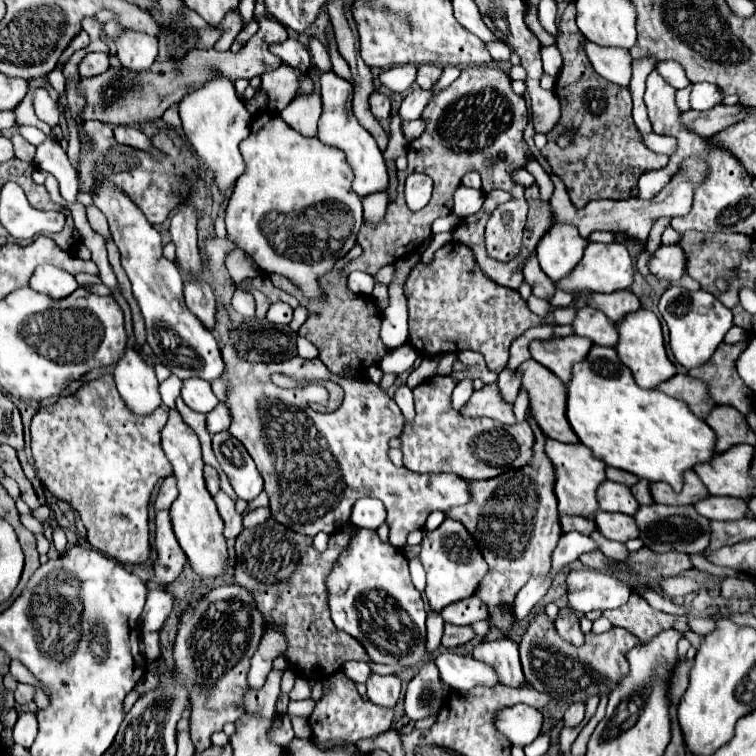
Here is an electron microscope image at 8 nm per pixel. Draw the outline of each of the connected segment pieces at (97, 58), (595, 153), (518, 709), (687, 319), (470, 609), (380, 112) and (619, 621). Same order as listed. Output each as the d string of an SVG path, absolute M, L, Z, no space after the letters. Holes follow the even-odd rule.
M90 52L78 64L80 78L92 78L108 70L108 52Z
M574 2L566 6L558 30L560 36L556 46L562 52L564 66L558 74L554 92L562 104L562 118L554 132L548 134L548 144L540 150L540 154L548 160L552 172L564 180L568 196L576 208L584 208L588 202L598 198L630 198L640 174L664 168L668 164L668 156L656 154L642 144L640 132L632 120L630 92L594 72L582 48L582 40L586 38L576 26ZM566 132L572 132L572 142L566 148L556 148L556 140Z
M516 704L498 710L494 722L498 732L504 734L512 744L526 746L538 738L544 716L532 706Z
M672 286L662 294L658 308L670 330L670 348L686 370L708 362L724 334L732 328L732 312L714 294L704 290L690 292L682 286Z
M474 594L466 600L458 600L442 608L442 618L444 622L454 626L470 626L476 620L488 618L488 612L486 612L486 604L482 604L482 600L478 600L478 596Z
M380 92L370 94L370 110L376 118L388 118L390 116L390 98Z
M632 594L624 606L604 610L604 616L620 628L634 632L642 642L650 642L658 632L664 632L676 624L676 616L654 610L640 594Z

